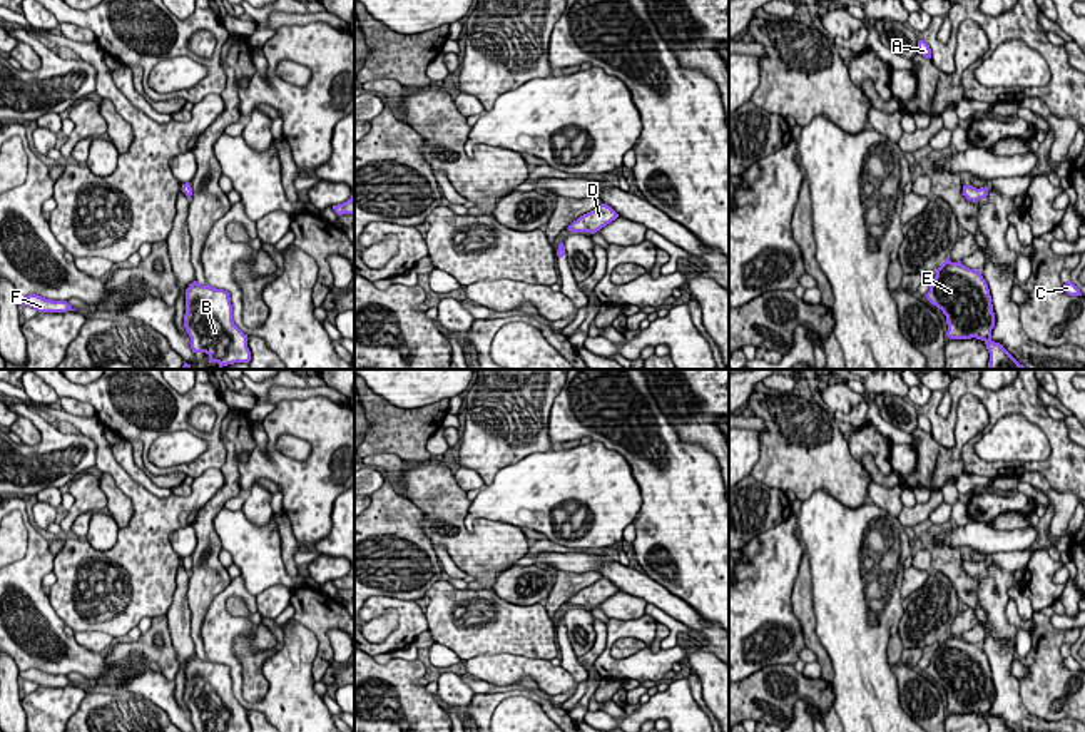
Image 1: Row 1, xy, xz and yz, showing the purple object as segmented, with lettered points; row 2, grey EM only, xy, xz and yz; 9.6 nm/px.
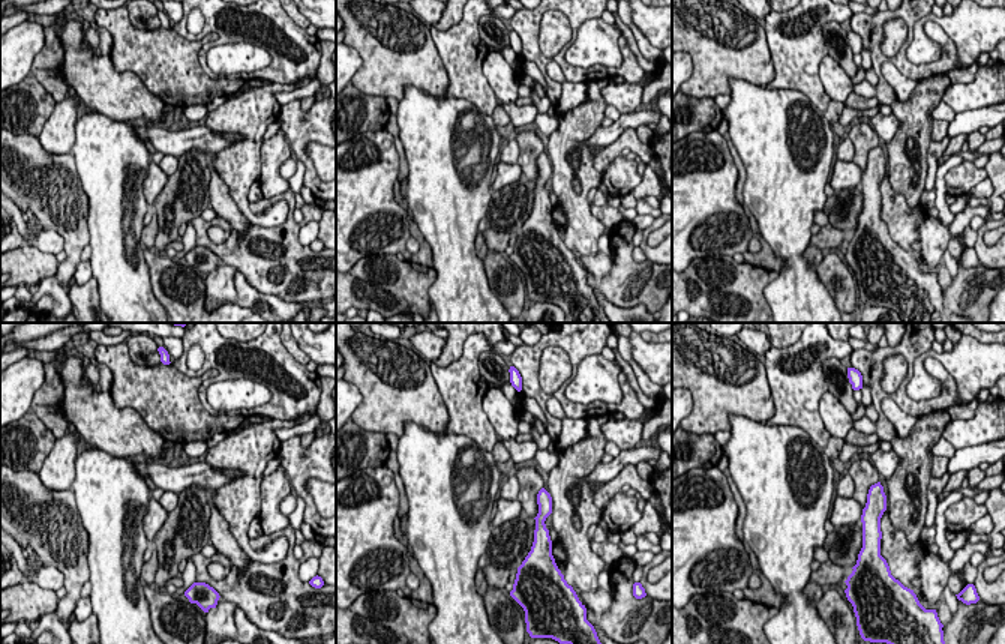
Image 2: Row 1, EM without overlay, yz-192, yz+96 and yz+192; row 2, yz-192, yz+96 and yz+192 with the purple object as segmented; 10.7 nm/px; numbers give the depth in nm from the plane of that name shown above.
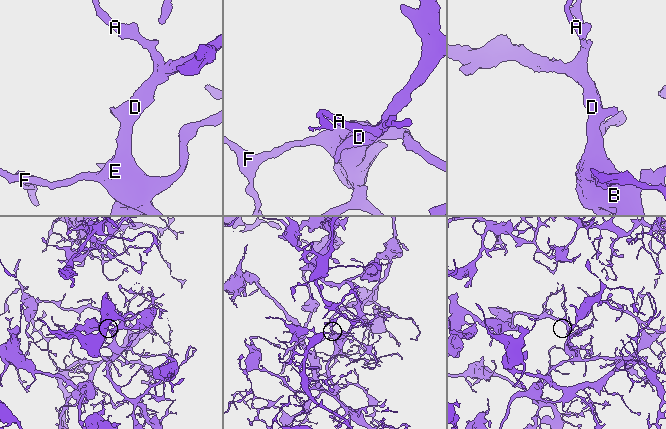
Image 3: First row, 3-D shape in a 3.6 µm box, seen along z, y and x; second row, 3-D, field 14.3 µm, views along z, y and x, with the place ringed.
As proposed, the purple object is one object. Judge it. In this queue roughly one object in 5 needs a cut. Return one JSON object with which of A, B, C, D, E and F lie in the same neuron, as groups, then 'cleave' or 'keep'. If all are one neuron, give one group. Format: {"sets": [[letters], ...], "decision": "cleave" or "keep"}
{"sets": [["A", "B", "C", "D", "E", "F"]], "decision": "keep"}

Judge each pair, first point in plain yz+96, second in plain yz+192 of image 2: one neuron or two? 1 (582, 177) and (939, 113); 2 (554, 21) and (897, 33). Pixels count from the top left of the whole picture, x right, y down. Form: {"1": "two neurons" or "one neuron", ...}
{"1": "two neurons", "2": "one neuron"}

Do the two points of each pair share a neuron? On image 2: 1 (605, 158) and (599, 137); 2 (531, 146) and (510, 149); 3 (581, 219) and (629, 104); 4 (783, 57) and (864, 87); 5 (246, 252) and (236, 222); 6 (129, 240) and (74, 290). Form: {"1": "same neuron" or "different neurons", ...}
{"1": "different neurons", "2": "different neurons", "3": "different neurons", "4": "different neurons", "5": "different neurons", "6": "different neurons"}

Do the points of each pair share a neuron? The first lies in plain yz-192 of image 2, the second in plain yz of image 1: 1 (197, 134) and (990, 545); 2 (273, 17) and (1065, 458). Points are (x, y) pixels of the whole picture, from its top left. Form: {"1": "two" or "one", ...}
{"1": "one", "2": "one"}

